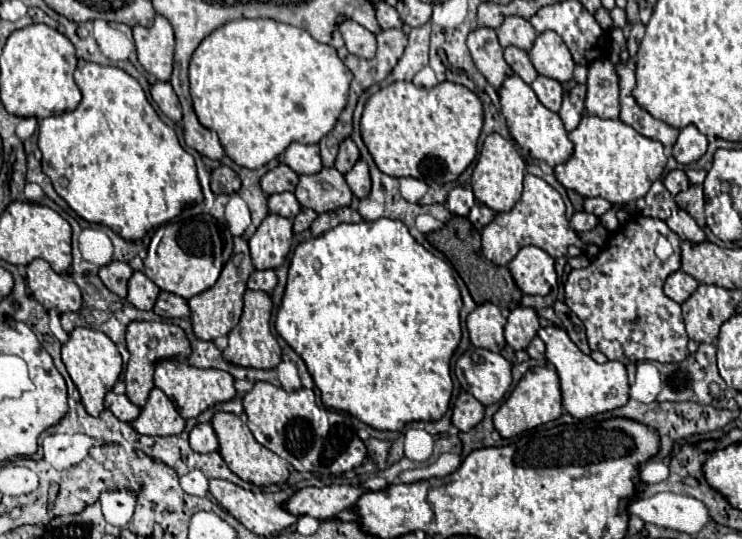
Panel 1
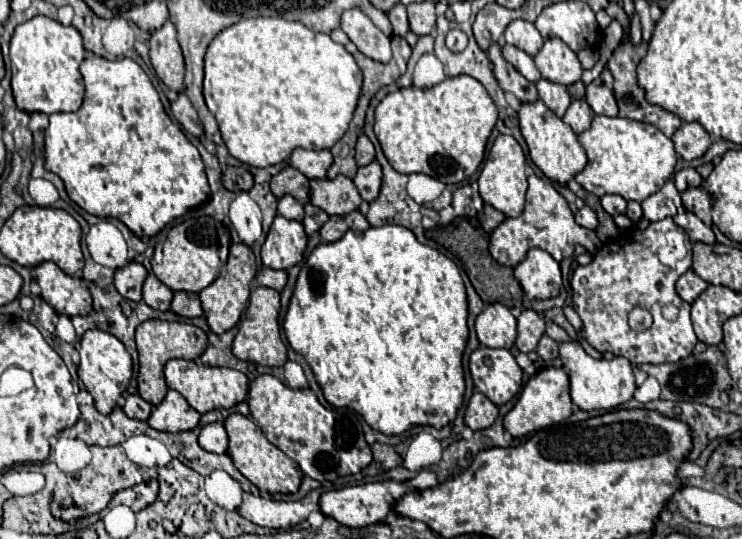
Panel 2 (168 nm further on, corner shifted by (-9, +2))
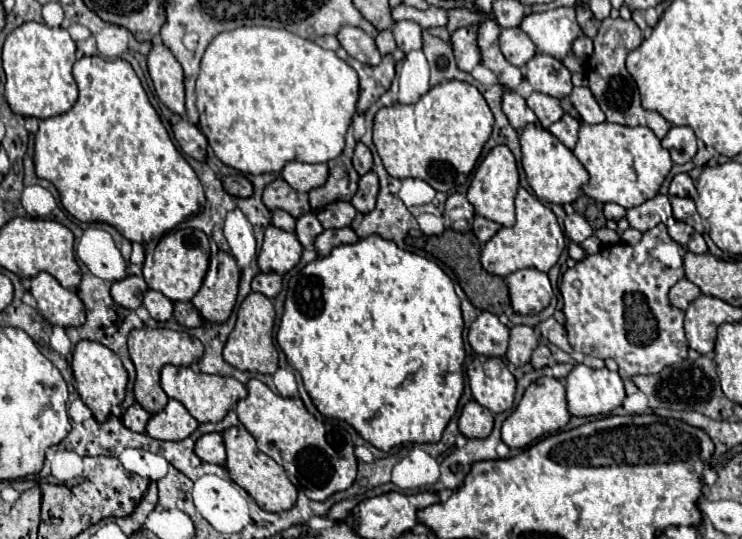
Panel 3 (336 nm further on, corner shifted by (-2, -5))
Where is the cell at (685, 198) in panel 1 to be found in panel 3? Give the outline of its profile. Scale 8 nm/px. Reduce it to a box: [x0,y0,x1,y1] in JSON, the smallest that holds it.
[670,197,704,231]

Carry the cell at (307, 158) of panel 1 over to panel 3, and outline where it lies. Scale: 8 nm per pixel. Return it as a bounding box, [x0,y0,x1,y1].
[282,161,328,193]

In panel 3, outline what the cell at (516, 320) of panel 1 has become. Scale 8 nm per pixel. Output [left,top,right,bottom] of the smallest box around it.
[506,325,538,367]

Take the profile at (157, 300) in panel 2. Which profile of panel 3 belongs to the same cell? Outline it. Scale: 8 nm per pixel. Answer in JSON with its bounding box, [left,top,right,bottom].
[144,289,174,323]

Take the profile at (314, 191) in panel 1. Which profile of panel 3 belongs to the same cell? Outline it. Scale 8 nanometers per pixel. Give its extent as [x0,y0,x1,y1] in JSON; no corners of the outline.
[316,203,356,229]

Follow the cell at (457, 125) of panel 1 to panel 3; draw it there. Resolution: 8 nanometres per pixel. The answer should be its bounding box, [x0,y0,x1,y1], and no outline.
[374,81,494,193]

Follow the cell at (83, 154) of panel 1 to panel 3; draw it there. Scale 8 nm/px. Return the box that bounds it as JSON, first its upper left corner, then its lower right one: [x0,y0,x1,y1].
[34,55,206,243]

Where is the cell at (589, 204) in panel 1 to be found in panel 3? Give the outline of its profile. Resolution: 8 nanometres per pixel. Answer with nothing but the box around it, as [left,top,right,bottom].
[604,203,626,221]

